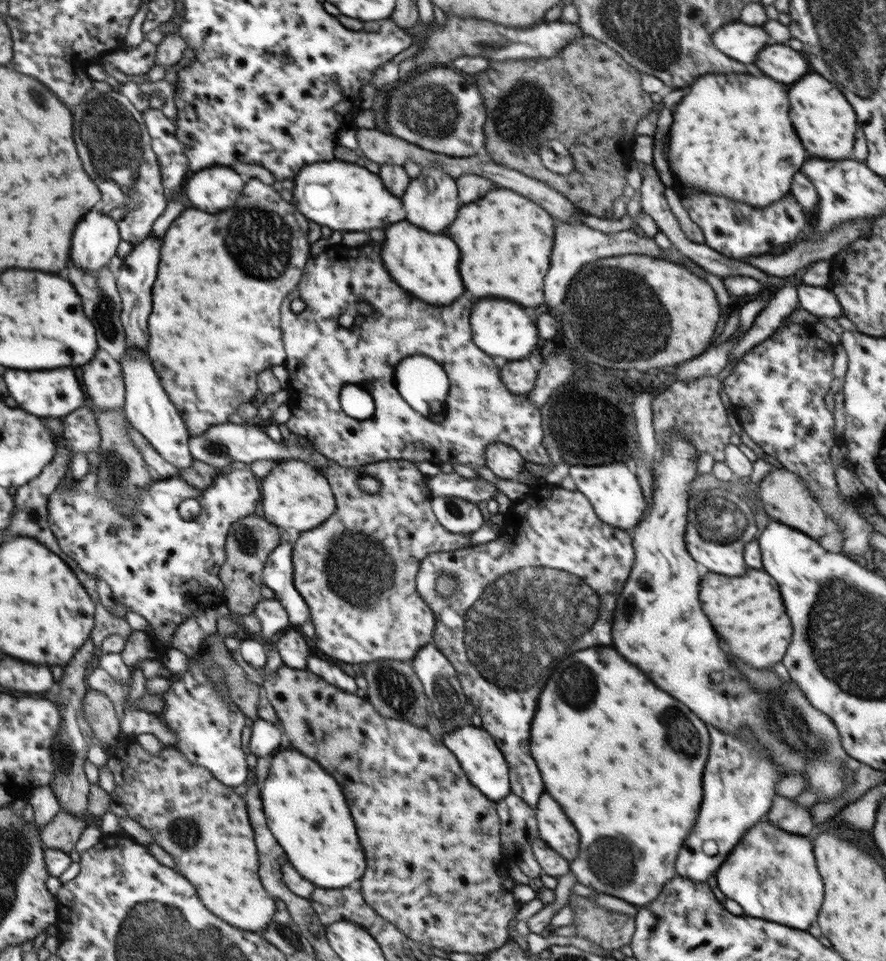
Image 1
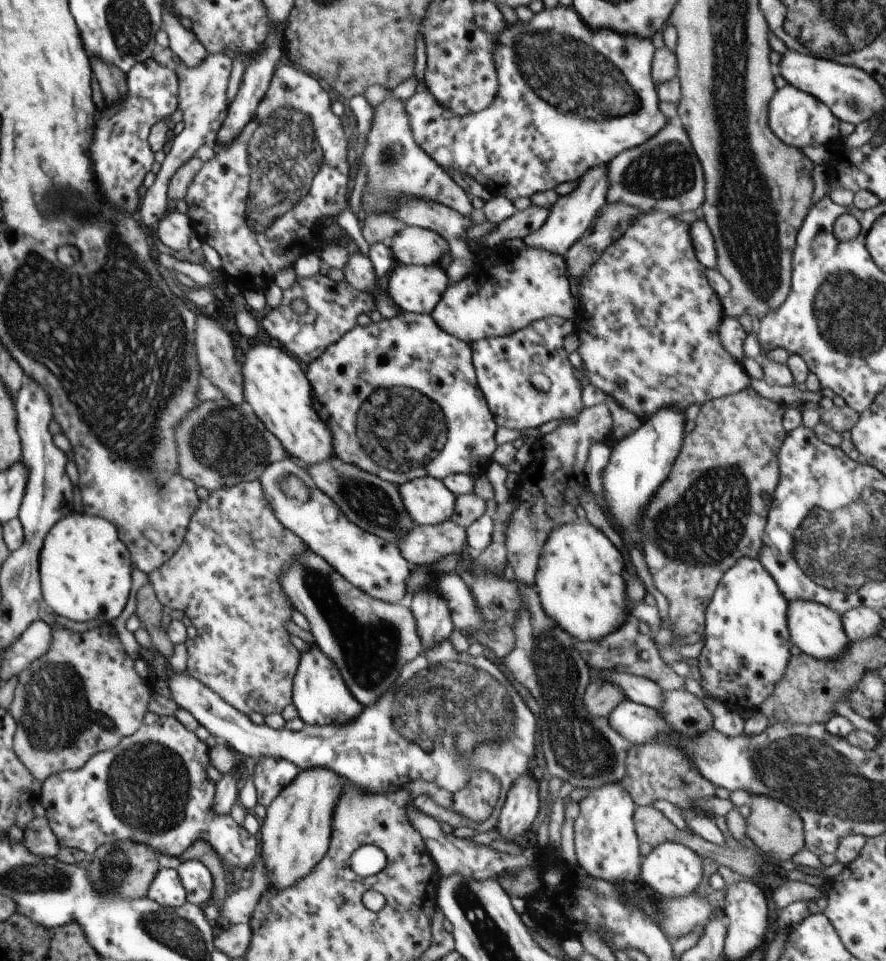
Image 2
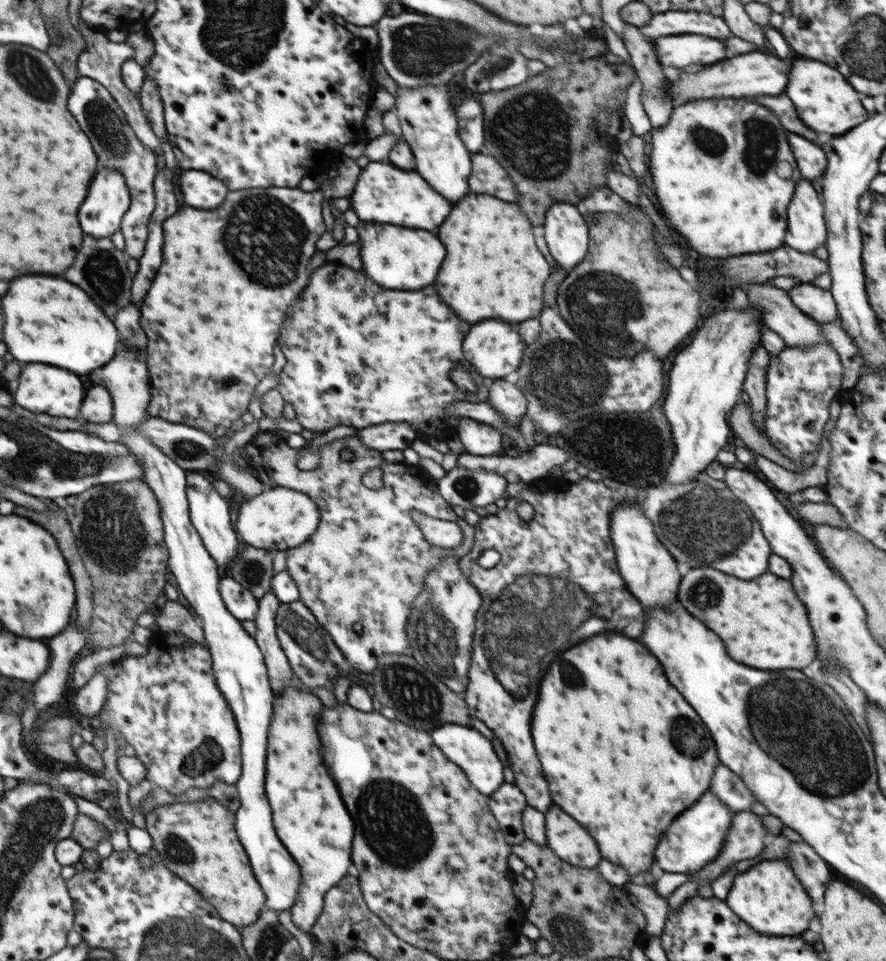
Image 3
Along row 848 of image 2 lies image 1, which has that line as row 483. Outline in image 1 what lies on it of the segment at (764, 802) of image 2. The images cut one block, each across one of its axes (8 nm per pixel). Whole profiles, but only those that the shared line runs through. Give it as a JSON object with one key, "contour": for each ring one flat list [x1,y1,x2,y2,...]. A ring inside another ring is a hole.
{"contour":[[775,467,774,471,770,475,766,475,758,484,759,497,770,520,774,519,782,524,787,524,817,541,824,536,828,514,823,511,820,504,812,497,810,490,800,481,798,475,786,468,779,469]]}

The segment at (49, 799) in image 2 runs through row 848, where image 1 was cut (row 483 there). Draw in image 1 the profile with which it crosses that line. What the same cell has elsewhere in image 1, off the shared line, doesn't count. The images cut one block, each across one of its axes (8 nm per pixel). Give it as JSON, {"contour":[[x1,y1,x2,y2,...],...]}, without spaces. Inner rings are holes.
{"contour":[[90,465,90,471,78,485,70,485,68,493,57,489,50,496,47,504,48,522,58,545,70,558,76,560,80,568,96,579,108,583,112,598,117,604,123,604,130,612,143,616,153,629,150,636,159,651,157,659,166,659,166,651,176,647,174,632,200,606,214,604,222,598,224,586,218,578,218,570,223,565,226,552,224,544,232,524,256,512,261,504,260,480,254,478,250,470,232,470,226,475,217,475,208,489,200,490,188,485,180,476,158,479,145,490,139,490,131,506,115,504,105,500,97,492,98,466],[186,498,194,498,200,504,200,514,190,521,184,521,178,514,178,504],[124,509,131,510,131,518,123,515]]}

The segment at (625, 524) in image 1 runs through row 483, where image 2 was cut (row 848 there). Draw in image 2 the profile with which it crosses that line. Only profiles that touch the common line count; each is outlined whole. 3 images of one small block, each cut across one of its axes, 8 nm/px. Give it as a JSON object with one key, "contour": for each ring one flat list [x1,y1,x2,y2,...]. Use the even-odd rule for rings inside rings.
{"contour":[[620,783,606,784,600,788,590,789,588,796,580,800,580,814,574,820,574,848,577,854,577,862,585,872,594,879,602,879,611,883,635,882,641,874,640,842,634,826,635,802]]}

